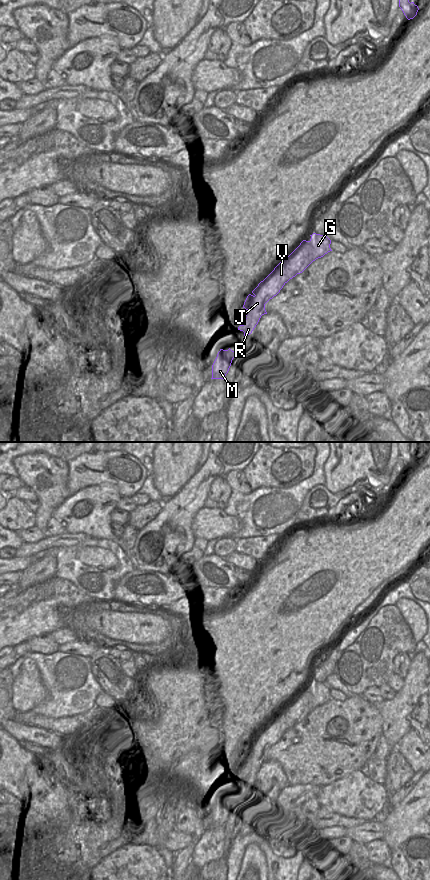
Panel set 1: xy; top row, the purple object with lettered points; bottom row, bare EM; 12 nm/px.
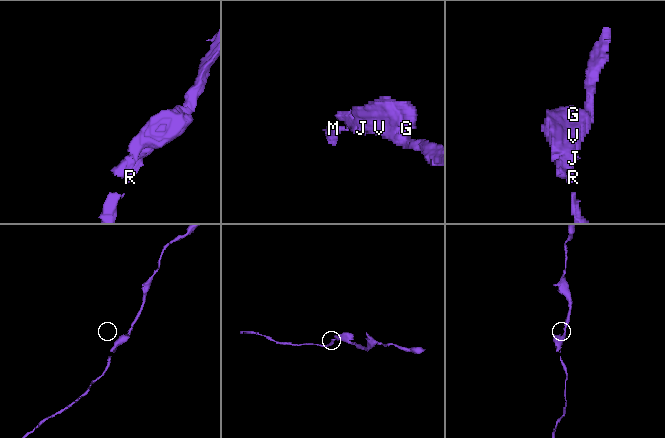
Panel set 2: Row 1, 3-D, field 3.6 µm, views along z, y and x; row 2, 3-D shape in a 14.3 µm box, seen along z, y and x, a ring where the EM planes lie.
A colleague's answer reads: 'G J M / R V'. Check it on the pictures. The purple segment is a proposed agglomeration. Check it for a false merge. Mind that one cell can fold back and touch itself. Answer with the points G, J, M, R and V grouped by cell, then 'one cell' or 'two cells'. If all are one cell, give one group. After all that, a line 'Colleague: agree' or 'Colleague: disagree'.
G V / J M R | two cells
Colleague: disagree

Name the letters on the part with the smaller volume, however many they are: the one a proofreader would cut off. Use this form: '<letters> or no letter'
G, V

